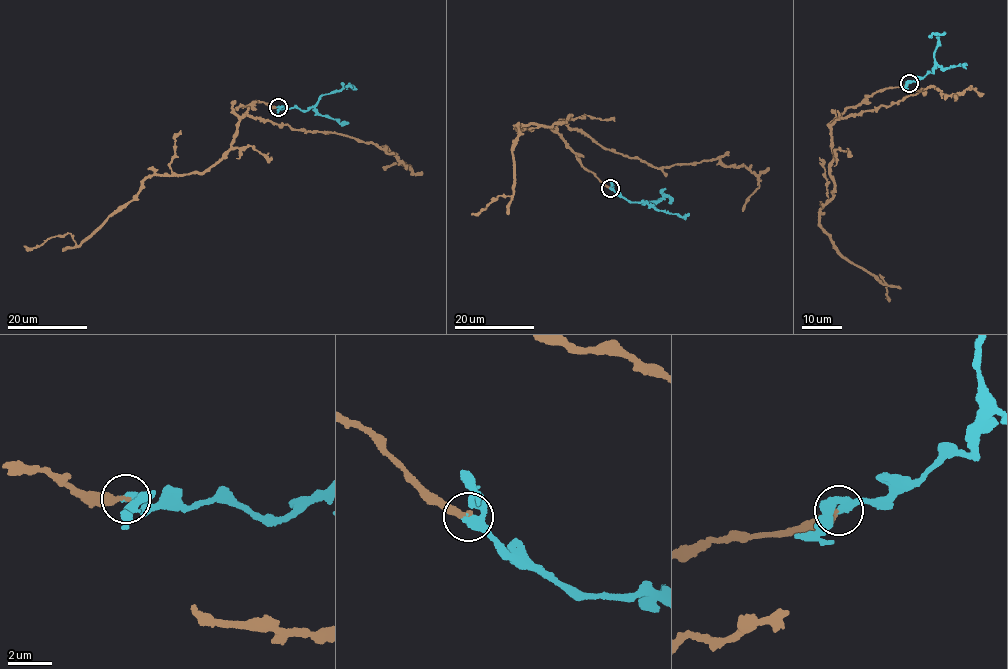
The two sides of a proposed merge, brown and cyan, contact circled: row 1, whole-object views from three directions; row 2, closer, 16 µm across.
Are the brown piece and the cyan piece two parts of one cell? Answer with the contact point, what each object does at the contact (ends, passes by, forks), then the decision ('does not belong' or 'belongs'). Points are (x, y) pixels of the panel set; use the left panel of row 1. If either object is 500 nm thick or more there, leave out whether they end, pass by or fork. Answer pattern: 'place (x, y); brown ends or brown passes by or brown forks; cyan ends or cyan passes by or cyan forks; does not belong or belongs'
place (278, 107); brown ends; cyan passes by; belongs

